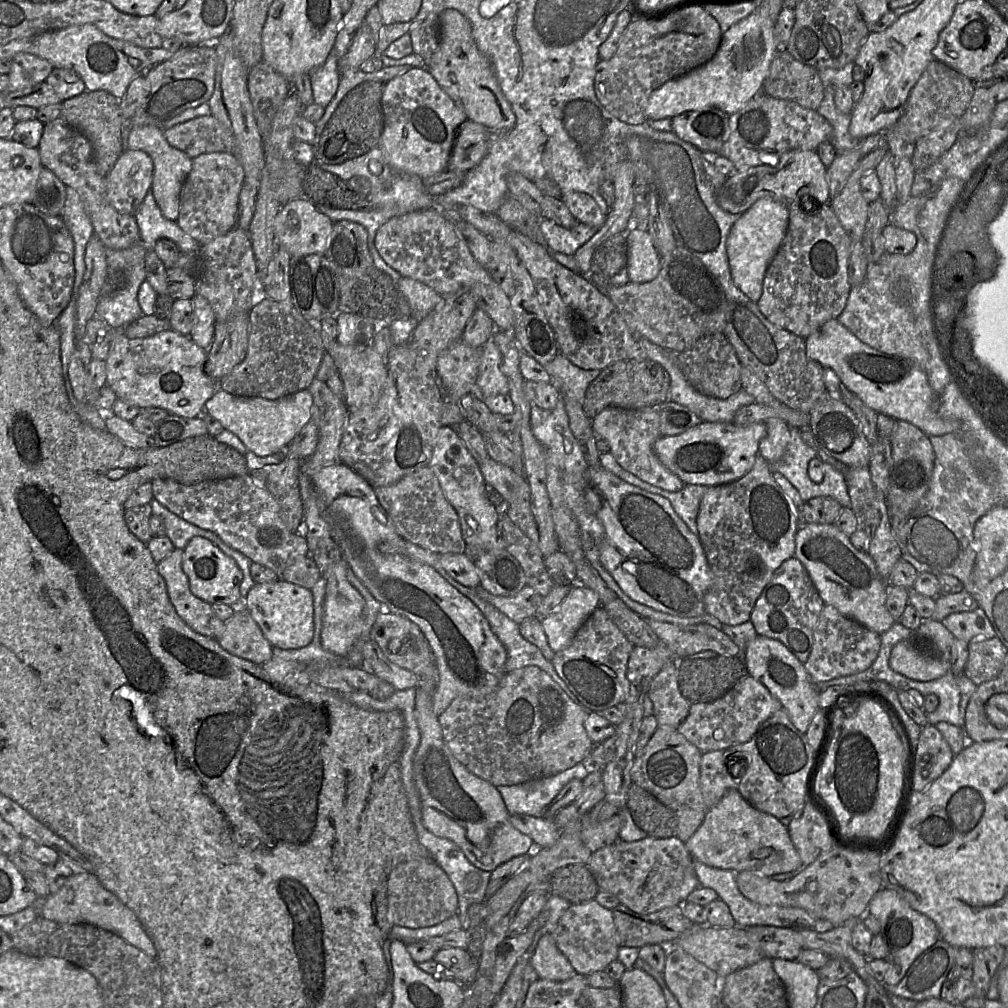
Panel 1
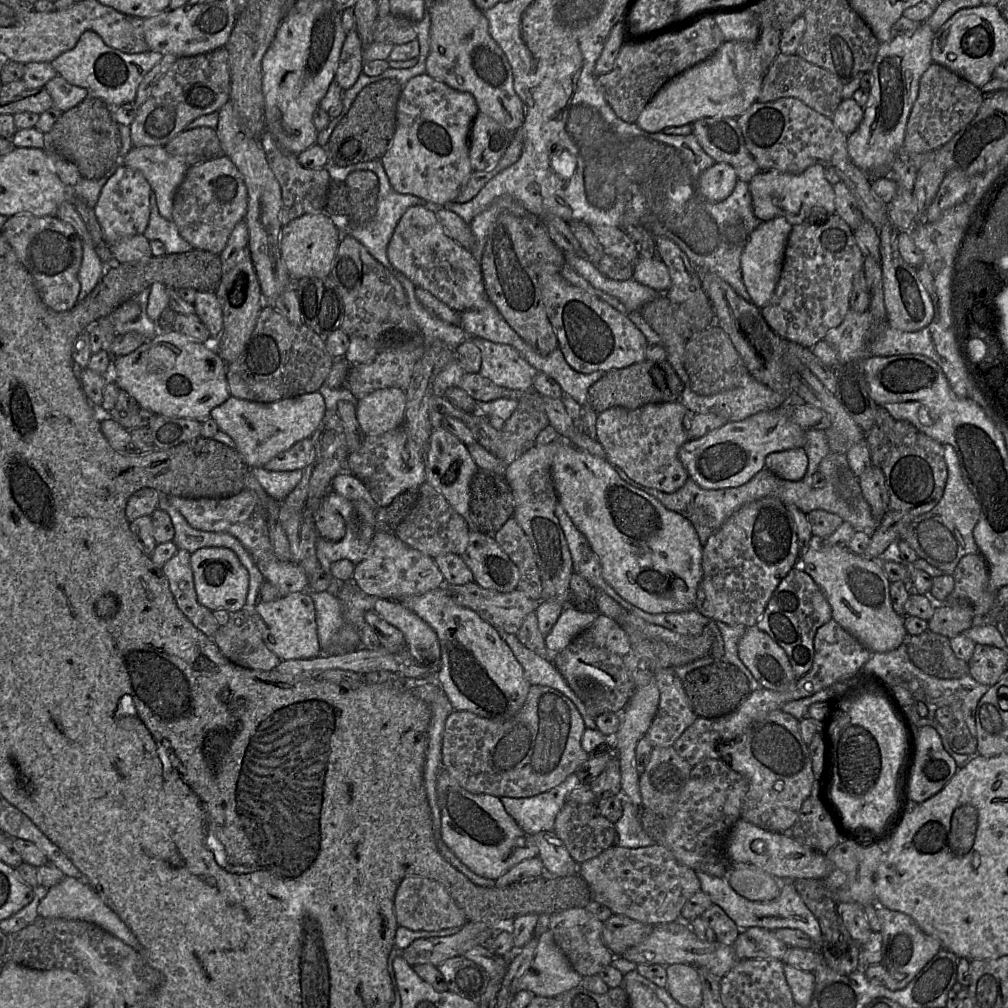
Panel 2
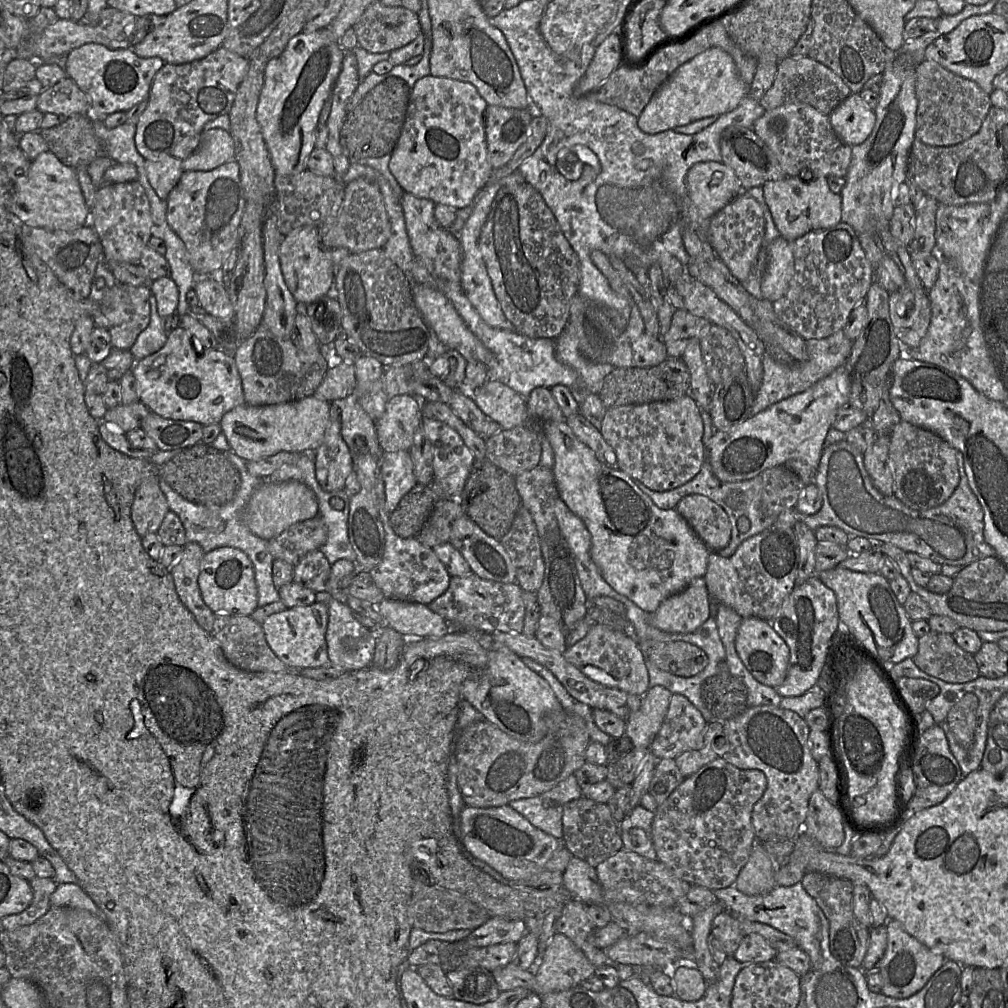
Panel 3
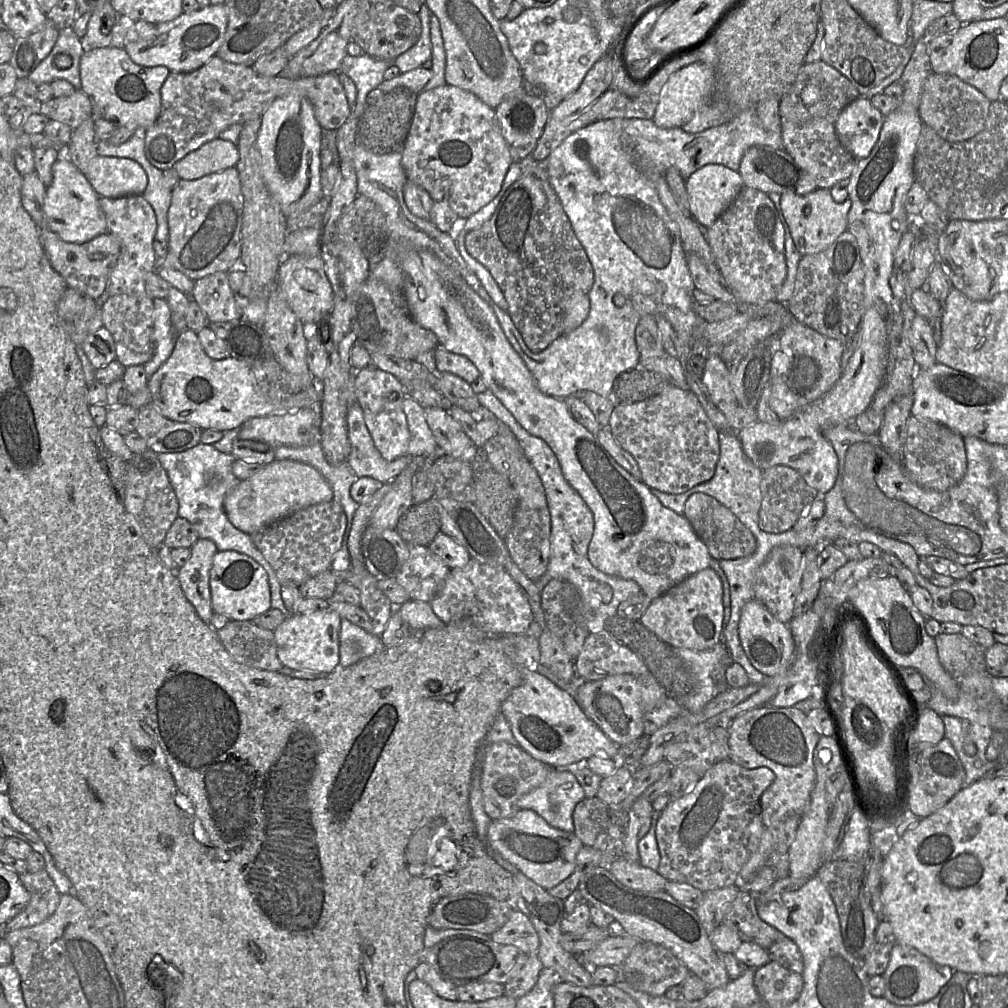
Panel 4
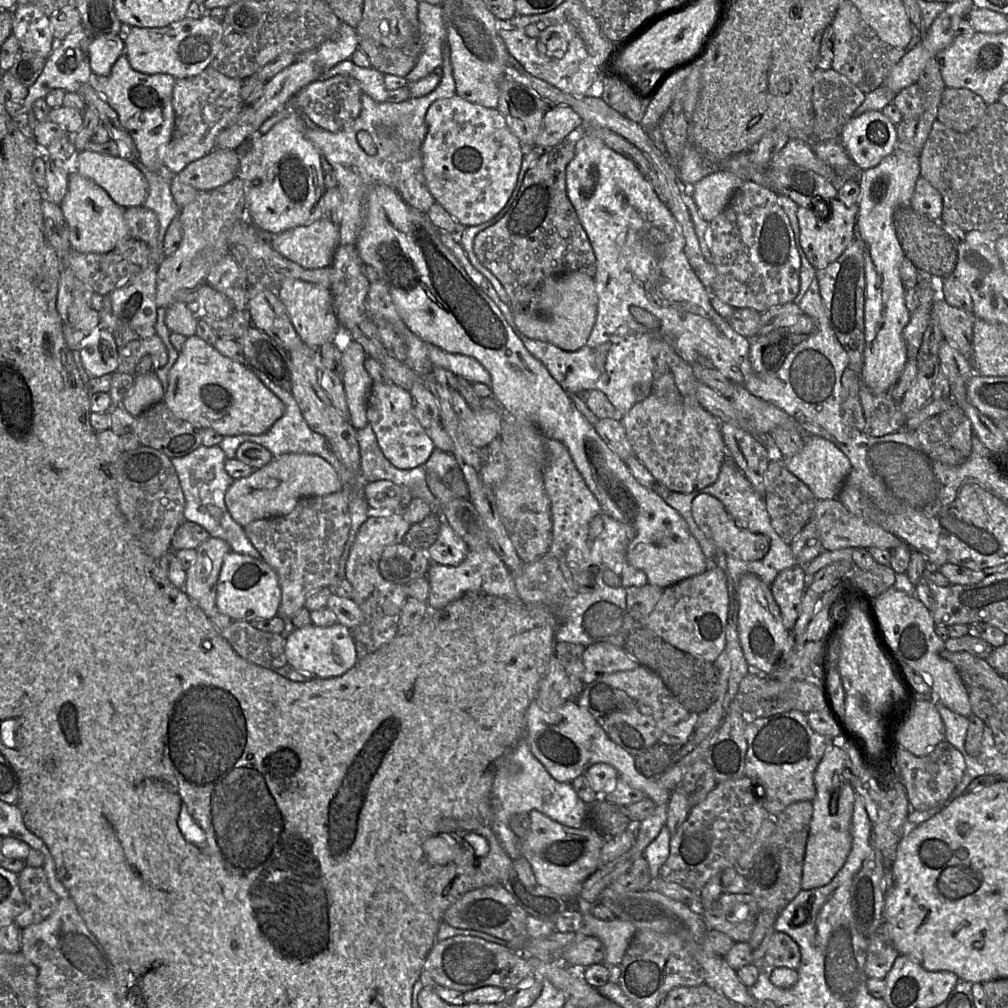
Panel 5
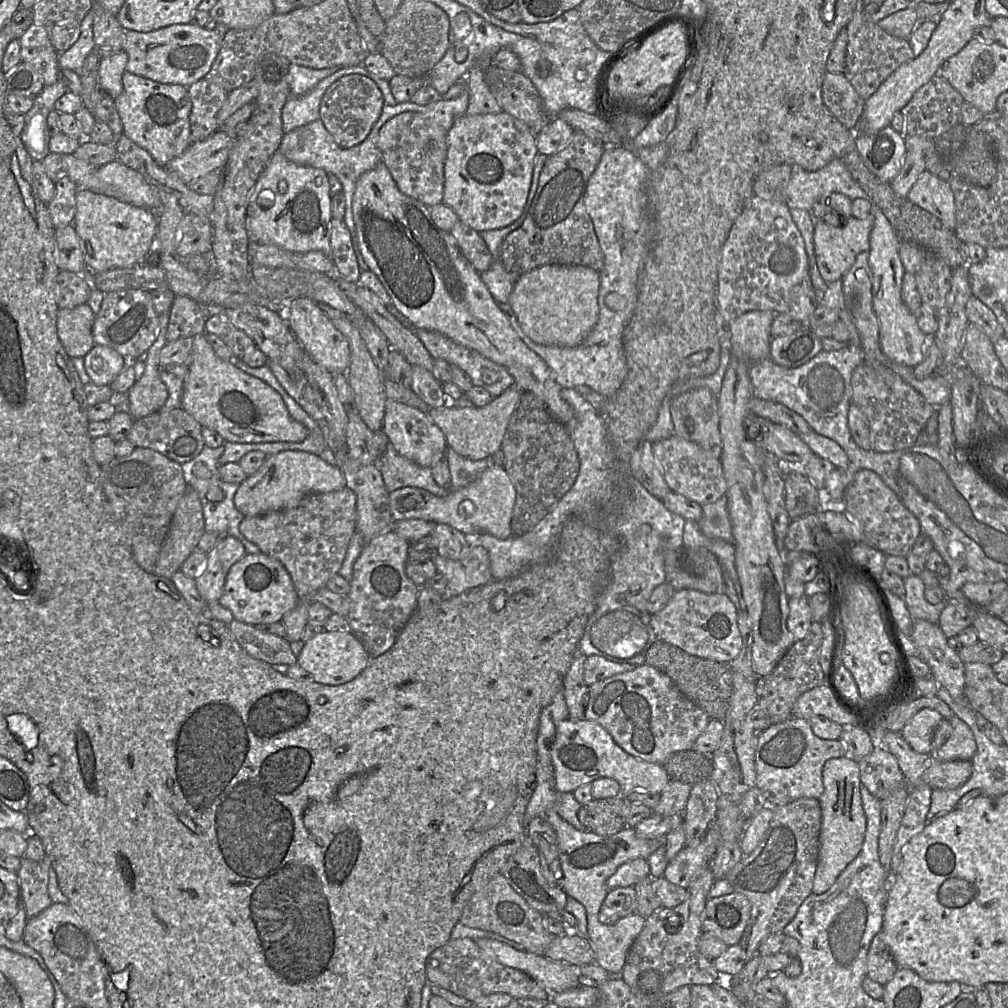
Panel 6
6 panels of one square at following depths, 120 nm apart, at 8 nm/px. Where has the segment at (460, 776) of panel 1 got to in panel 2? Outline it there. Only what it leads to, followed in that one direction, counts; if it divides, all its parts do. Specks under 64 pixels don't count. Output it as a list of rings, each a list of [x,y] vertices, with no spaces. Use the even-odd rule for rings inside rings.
[[[379,598],[372,611],[402,632],[418,663],[433,663],[436,678],[441,651],[437,634],[431,626],[400,601]],[[441,769],[437,776],[436,793],[441,815],[441,838],[461,862],[476,874],[496,880],[521,861],[538,857],[539,850],[531,836],[526,834],[505,811],[498,797],[489,794],[474,794],[465,790],[446,769]]]

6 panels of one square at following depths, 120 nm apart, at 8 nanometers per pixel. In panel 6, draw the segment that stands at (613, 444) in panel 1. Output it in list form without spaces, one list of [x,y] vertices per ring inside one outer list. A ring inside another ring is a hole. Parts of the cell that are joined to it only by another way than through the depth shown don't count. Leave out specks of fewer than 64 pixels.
[[[672,435],[652,442],[652,452],[669,488],[701,506],[716,502],[726,493],[720,458],[694,442]]]

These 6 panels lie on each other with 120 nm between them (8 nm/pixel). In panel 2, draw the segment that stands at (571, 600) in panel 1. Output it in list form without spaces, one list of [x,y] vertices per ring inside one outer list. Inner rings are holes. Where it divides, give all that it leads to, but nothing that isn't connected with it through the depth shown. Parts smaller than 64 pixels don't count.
[[[565,606],[549,634],[544,637],[547,650],[556,653],[564,649],[595,620],[597,614],[580,612],[573,607]]]

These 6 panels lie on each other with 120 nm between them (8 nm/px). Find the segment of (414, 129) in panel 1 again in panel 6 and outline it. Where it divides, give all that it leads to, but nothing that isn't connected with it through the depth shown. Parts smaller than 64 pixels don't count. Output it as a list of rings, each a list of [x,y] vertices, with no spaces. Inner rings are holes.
[[[503,111],[498,114],[464,114],[447,131],[446,142],[442,203],[452,208],[463,224],[478,232],[503,228],[519,219],[528,203],[538,153],[536,134],[525,123]]]

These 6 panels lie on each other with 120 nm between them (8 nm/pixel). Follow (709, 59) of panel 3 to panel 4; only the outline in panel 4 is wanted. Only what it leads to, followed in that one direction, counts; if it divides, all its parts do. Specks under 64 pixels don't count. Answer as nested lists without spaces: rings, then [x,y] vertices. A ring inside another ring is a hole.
[[[695,62],[674,72],[662,88],[652,121],[661,128],[682,127],[712,97],[715,71],[703,62]]]

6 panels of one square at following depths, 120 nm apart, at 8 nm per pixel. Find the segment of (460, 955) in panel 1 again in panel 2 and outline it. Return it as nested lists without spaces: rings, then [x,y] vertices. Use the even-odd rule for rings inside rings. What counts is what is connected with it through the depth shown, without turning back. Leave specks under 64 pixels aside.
[[[455,956],[436,965],[444,976],[448,990],[478,1001],[485,992],[490,977],[486,970],[465,956]]]

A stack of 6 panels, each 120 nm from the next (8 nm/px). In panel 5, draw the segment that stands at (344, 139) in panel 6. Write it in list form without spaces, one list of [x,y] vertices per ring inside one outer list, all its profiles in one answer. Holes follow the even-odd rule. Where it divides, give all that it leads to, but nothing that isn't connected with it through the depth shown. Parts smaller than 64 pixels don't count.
[[[336,75],[329,79],[317,79],[311,82],[291,98],[286,108],[307,115],[312,123],[323,130],[339,132],[350,128],[359,116],[362,109],[362,94],[357,80],[347,75]]]

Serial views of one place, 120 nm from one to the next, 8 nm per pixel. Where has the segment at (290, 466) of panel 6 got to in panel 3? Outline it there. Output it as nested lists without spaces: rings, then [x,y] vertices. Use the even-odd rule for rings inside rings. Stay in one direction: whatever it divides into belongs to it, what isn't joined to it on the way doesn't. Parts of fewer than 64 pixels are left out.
[[[297,481],[274,483],[263,482],[252,494],[244,512],[247,527],[257,537],[272,540],[290,526],[315,517],[318,514],[318,501],[314,492]]]

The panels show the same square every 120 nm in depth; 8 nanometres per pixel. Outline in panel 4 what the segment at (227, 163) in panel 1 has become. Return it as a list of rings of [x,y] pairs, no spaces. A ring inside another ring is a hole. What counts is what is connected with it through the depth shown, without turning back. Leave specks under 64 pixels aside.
[[[236,166],[196,180],[179,180],[172,189],[167,213],[169,230],[168,252],[160,265],[178,270],[192,281],[219,271],[229,271],[240,256],[243,201]]]

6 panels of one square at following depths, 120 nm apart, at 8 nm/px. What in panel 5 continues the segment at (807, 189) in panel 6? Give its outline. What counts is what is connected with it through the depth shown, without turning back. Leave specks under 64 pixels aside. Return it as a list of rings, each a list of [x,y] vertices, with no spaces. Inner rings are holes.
[[[790,137],[785,144],[785,146],[773,157],[769,167],[773,168],[783,168],[782,170],[787,170],[791,166],[800,166],[809,169],[823,178],[827,179],[831,184],[838,190],[845,181],[850,179],[841,179],[837,176],[834,170],[821,161],[812,151],[811,143],[805,139],[799,139],[797,137]]]

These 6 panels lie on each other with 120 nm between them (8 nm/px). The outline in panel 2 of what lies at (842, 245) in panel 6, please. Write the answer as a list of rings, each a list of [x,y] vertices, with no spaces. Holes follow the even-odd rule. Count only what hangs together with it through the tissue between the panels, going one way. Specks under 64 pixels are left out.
[[[822,164],[812,165],[800,174],[761,170],[748,185],[754,214],[760,222],[783,217],[794,226],[807,222],[815,210],[823,209],[827,217],[836,212],[833,186],[825,178]]]

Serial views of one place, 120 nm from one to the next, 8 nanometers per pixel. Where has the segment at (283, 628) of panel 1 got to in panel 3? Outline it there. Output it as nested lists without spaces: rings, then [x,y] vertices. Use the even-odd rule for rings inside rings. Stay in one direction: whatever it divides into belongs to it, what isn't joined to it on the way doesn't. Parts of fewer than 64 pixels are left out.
[[[316,602],[310,606],[287,608],[280,613],[269,616],[262,629],[266,641],[274,654],[287,666],[287,670],[329,667],[326,630],[328,625],[328,607]]]

